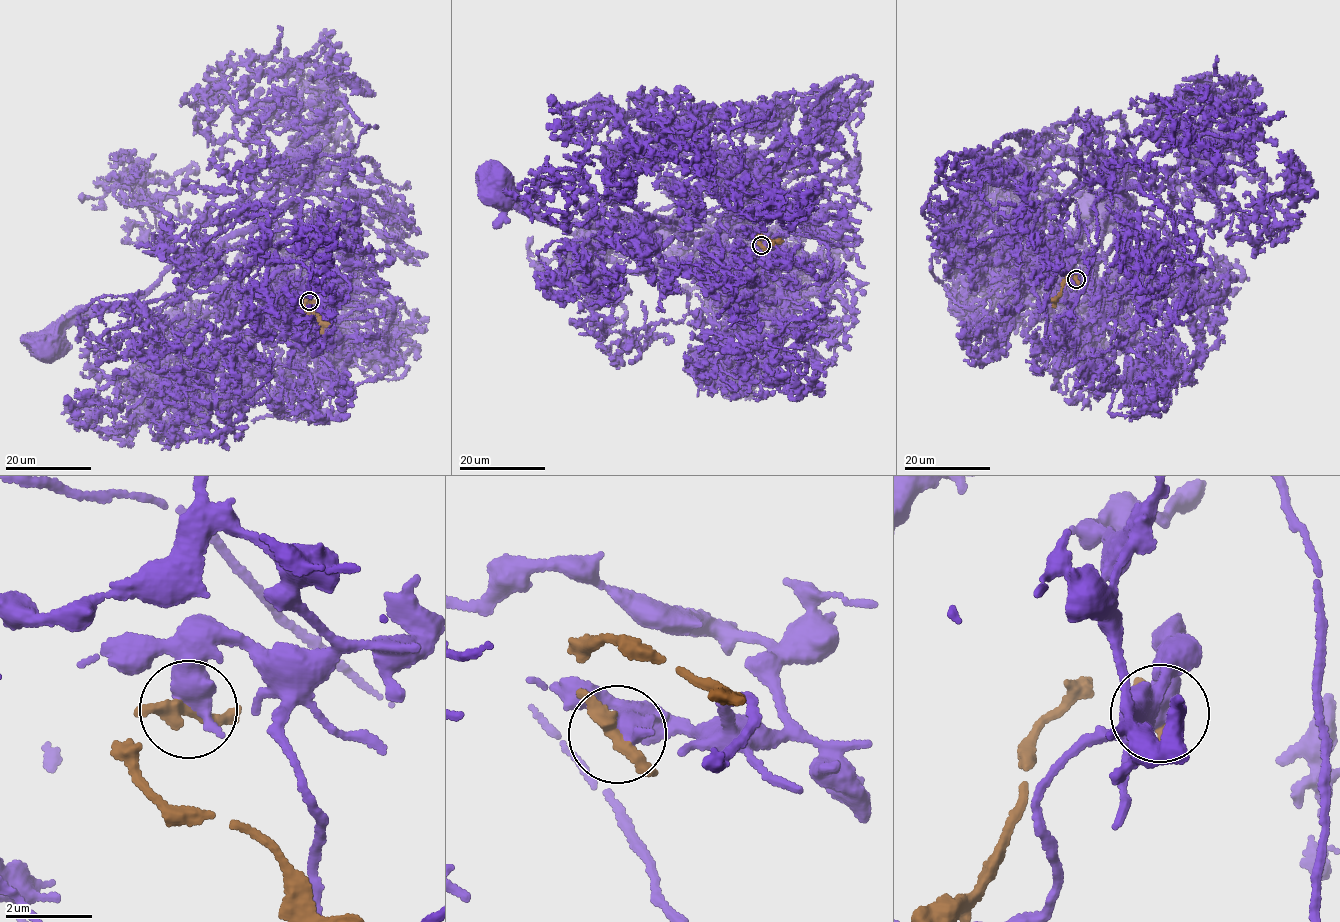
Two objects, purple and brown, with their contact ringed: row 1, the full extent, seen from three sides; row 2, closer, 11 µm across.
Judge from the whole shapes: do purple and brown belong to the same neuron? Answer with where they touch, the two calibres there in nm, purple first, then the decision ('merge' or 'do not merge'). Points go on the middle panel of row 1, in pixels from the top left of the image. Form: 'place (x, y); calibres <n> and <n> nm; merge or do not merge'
place (761, 245); calibres 600 and 280 nm; do not merge

